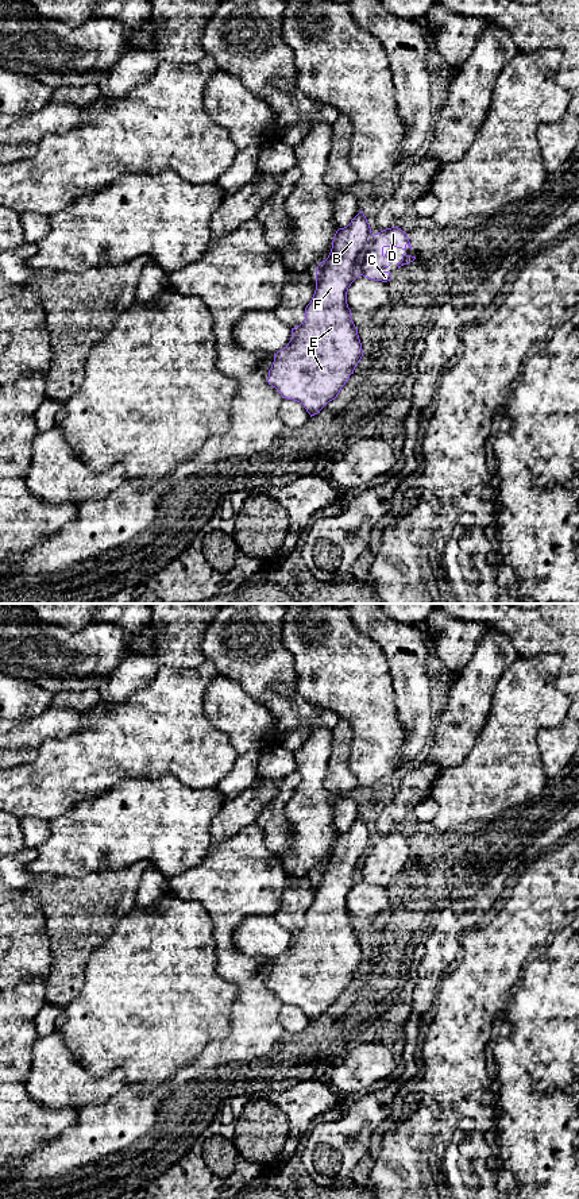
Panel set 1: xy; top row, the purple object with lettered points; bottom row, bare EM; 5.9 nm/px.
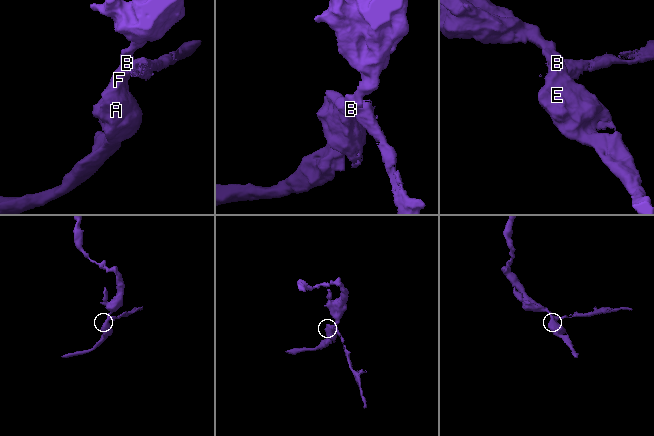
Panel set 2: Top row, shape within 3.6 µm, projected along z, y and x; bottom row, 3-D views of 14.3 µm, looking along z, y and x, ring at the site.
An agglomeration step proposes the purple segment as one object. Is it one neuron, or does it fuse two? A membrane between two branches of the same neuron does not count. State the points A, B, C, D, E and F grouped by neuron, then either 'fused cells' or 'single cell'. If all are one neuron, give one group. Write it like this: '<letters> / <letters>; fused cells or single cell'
A B E F / C D; fused cells

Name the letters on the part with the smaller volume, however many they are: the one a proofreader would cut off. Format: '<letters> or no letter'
C, D

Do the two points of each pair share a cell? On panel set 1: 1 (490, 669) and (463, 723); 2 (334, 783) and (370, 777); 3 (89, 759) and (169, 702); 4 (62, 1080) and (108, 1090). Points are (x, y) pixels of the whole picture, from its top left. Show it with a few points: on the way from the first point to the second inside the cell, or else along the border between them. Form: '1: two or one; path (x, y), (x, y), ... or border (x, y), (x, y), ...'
1: one; path (477, 682), (466, 709)
2: two; border (351, 748), (350, 773), (358, 785)
3: one; path (109, 745), (122, 743), (149, 716)
4: one; path (73, 1086), (97, 1090)

